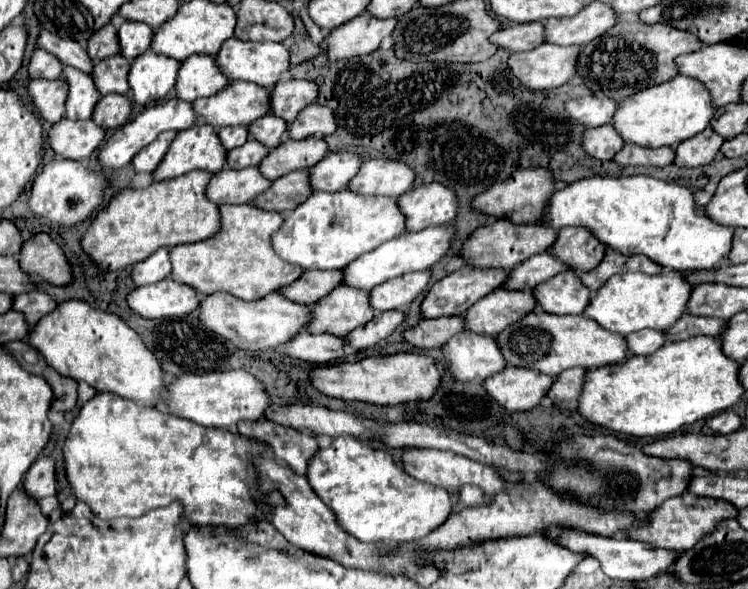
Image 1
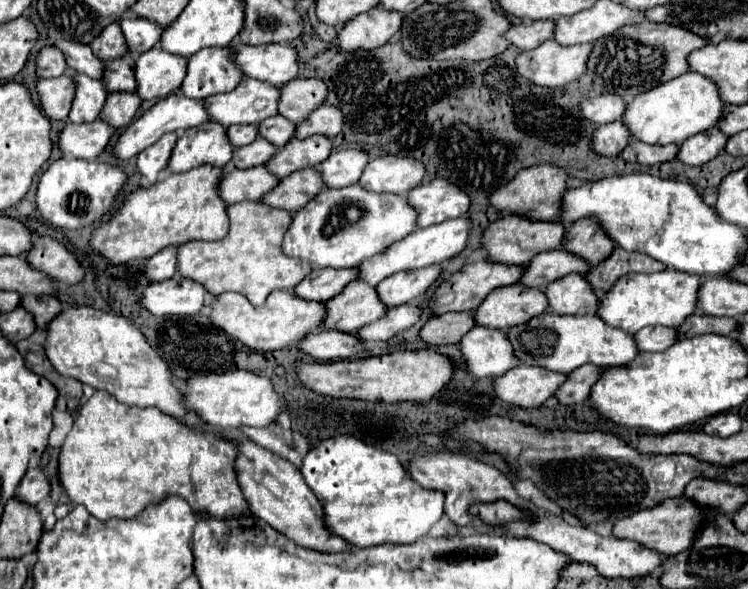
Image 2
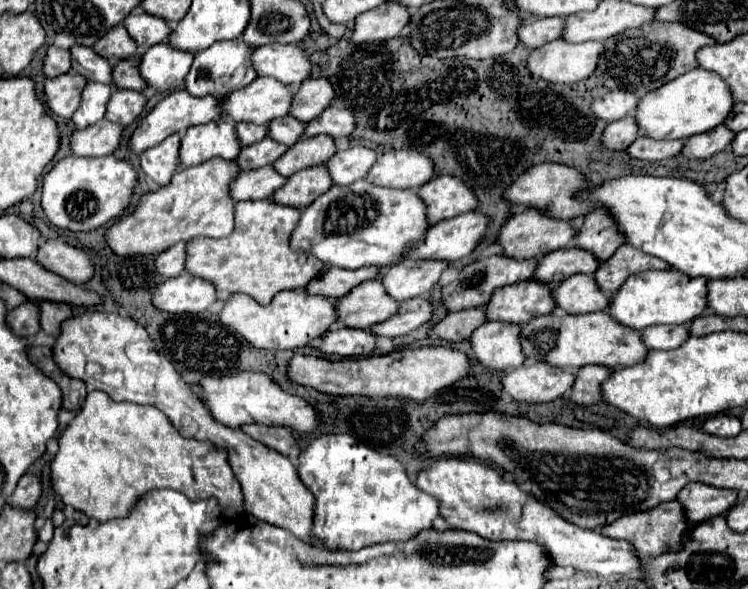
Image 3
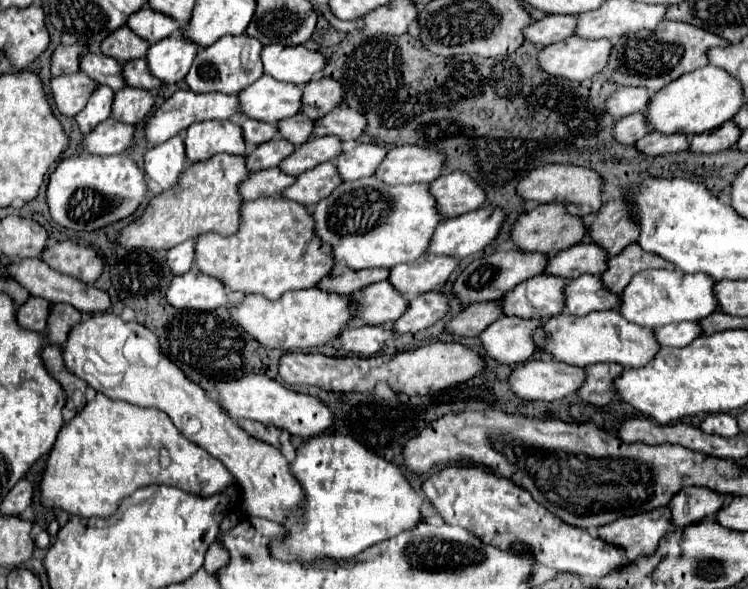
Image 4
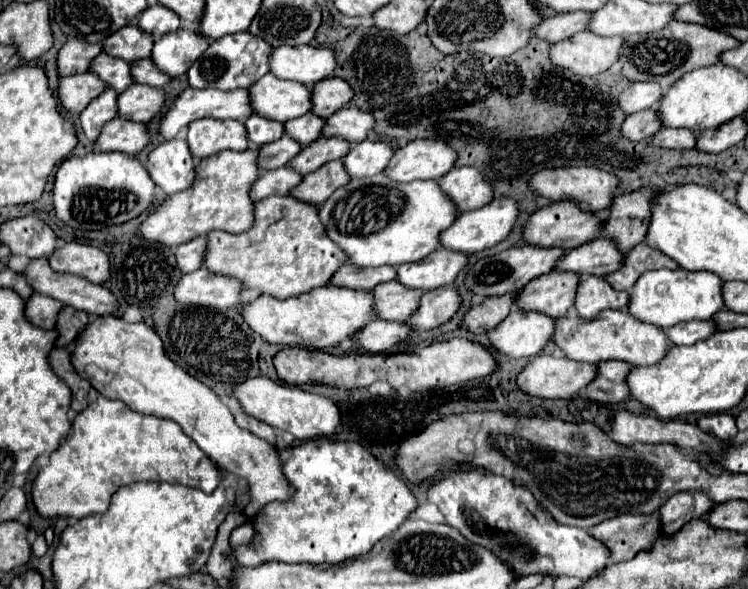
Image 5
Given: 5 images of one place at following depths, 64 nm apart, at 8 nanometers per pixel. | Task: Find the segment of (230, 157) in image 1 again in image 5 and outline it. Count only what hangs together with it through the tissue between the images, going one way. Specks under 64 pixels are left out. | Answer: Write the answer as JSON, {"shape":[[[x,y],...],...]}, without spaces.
{"shape":[[[284,134],[280,140],[274,140],[270,144],[260,146],[258,170],[264,172],[264,170],[276,170],[280,166],[286,166],[300,150],[302,150],[302,146]]]}

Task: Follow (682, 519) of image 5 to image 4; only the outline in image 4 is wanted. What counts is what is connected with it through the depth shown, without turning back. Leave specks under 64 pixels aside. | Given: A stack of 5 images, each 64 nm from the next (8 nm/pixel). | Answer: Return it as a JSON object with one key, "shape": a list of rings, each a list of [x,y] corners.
{"shape":[[[686,486],[670,502],[670,508],[674,508],[674,524],[684,528],[704,518],[712,518],[730,500],[732,496],[714,492],[704,486]]]}

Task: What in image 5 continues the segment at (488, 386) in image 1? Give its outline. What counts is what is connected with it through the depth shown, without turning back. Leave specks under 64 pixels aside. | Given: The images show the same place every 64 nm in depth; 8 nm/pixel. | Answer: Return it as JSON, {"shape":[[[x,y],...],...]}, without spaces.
{"shape":[[[534,356],[518,374],[518,388],[536,398],[572,398],[580,394],[586,384],[596,376],[596,366],[578,364],[566,358]]]}

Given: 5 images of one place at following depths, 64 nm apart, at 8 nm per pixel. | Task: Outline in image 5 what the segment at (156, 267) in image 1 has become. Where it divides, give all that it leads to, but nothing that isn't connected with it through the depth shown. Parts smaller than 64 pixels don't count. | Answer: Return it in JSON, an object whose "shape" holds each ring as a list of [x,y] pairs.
{"shape":[[[194,238],[186,244],[180,244],[174,252],[176,256],[176,264],[178,264],[178,270],[180,272],[192,272],[196,270],[198,266],[202,266],[202,256],[204,256],[204,244],[206,244],[206,238]]]}

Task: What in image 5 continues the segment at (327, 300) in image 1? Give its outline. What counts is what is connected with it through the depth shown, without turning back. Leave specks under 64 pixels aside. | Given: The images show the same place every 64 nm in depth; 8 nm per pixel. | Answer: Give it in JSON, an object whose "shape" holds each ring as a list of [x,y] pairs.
{"shape":[[[396,280],[378,284],[372,290],[374,316],[380,320],[404,322],[406,318],[410,318],[412,312],[416,312],[420,296],[422,296],[422,292],[402,288],[402,284],[398,284]]]}

